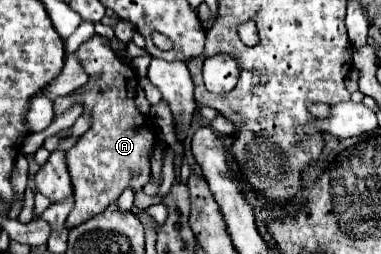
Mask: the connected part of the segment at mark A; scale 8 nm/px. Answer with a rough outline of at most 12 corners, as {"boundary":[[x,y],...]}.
{"boundary":[[96,34],[74,52],[90,128],[64,152],[74,186],[68,228],[152,176],[152,118],[136,74]]}

